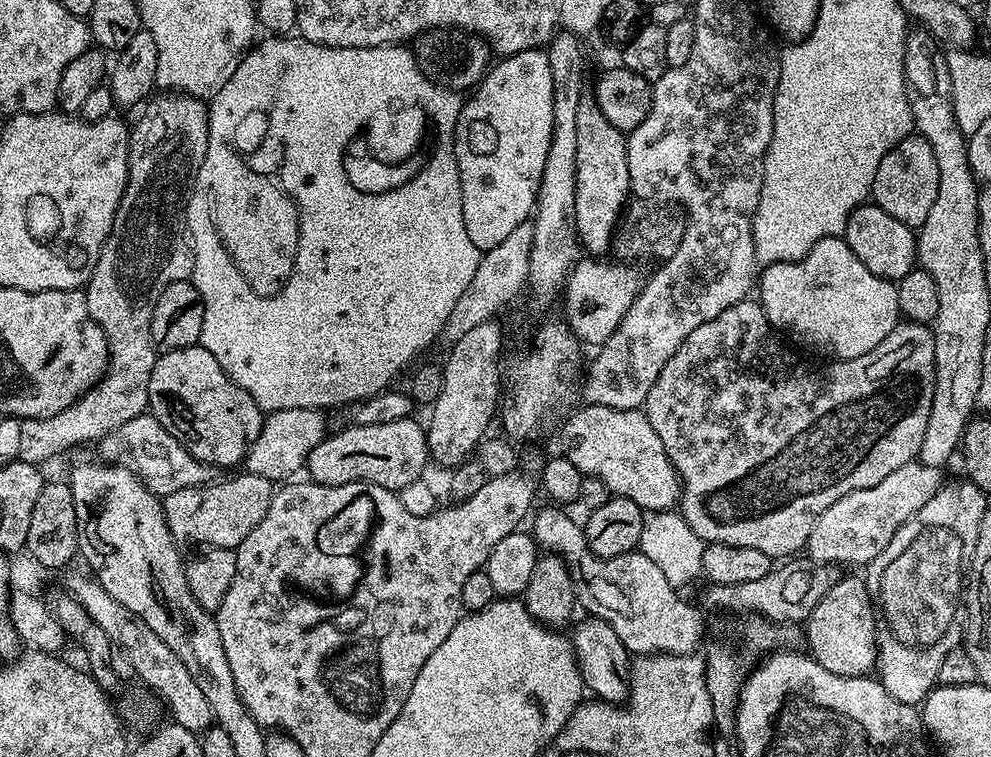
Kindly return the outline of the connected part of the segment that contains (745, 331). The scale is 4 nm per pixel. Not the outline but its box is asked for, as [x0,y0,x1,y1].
[642,298,936,558]

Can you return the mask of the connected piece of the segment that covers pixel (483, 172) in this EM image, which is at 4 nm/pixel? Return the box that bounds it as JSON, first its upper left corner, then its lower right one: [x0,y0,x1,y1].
[452,48,554,254]

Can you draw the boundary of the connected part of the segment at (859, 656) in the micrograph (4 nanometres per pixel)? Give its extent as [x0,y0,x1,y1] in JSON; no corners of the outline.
[806,575,876,676]

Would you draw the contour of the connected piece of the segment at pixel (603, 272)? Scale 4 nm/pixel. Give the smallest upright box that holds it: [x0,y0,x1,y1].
[562,258,645,346]

